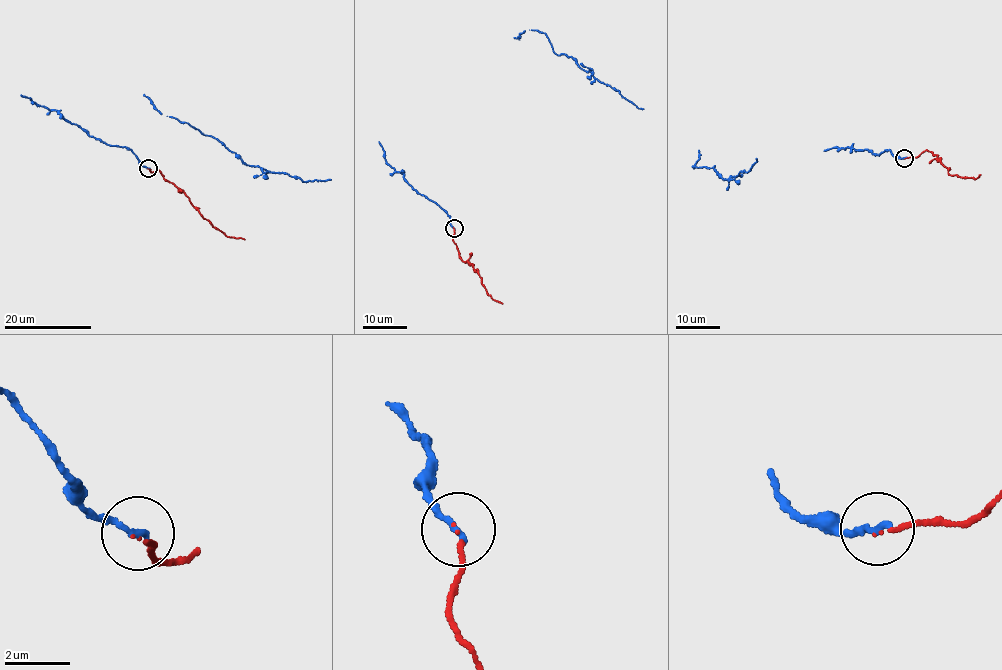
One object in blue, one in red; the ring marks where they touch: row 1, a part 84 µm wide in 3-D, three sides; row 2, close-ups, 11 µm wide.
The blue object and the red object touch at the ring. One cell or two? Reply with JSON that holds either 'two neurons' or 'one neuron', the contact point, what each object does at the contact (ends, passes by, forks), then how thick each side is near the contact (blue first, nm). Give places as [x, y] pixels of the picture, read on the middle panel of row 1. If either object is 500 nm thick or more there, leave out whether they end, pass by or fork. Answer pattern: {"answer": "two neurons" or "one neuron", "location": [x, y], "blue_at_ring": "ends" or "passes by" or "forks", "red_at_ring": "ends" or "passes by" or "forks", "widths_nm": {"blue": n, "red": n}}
{"answer": "one neuron", "location": [454, 228], "blue_at_ring": "ends", "red_at_ring": "ends", "widths_nm": {"blue": 200, "red": 120}}

